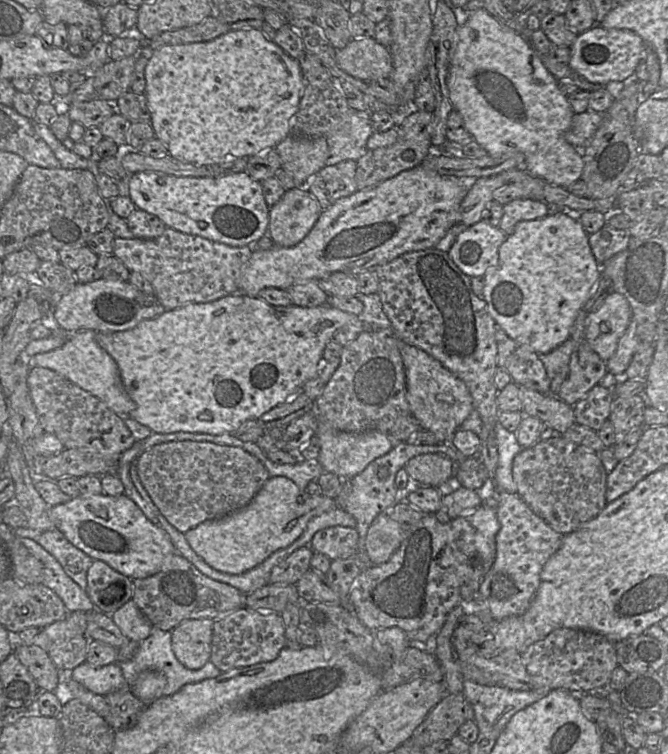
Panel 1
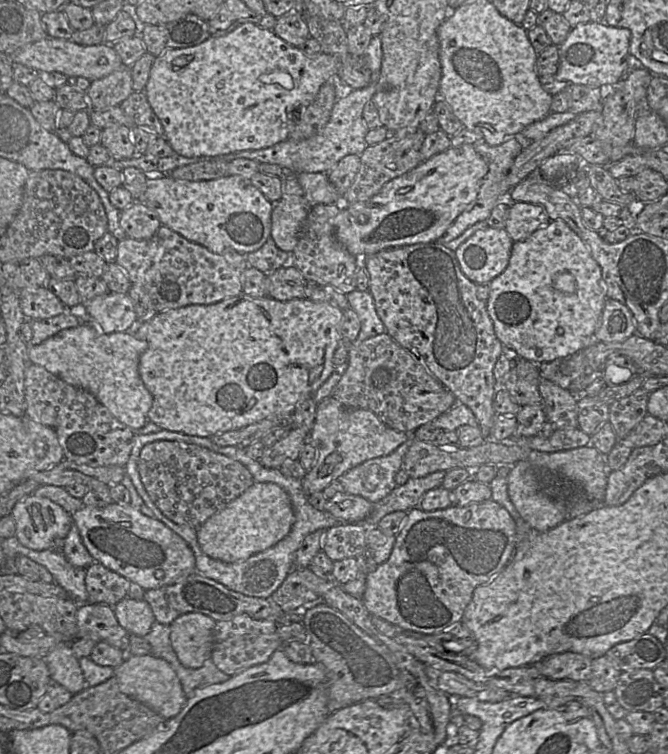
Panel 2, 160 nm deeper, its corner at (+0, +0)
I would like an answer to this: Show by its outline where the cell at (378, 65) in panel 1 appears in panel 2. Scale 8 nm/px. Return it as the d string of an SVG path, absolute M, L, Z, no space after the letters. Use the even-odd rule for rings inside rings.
M251 22L237 26L222 36L210 36L202 43L180 49L169 49L157 56L151 66L148 82L144 89L148 102L164 128L164 138L168 141L175 154L187 158L211 158L231 153L259 150L271 147L289 138L293 127L293 110L299 106L309 106L315 99L320 87L327 81L337 77L339 60L331 54L320 52L306 55L300 48L292 46L278 37L273 30L260 27Z

